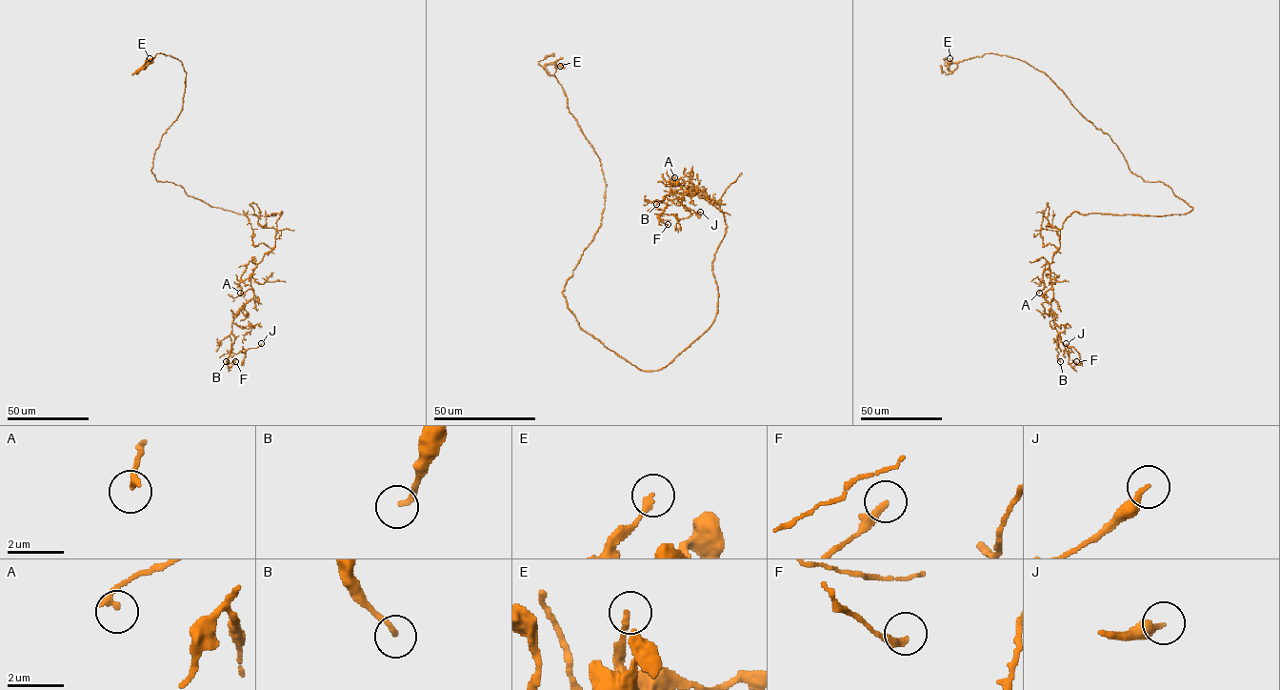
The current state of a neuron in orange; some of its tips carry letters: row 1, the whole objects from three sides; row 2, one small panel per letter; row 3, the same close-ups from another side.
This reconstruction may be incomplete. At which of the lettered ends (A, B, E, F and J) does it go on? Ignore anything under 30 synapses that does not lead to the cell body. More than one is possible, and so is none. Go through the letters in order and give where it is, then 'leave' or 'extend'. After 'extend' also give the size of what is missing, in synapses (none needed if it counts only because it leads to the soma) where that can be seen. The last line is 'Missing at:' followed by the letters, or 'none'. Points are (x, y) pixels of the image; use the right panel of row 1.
A: place (1039, 293); leave
B: place (1060, 361); leave
E: place (950, 58); leave
F: place (1076, 361); leave
J: place (1066, 343); leave
Missing at: none

